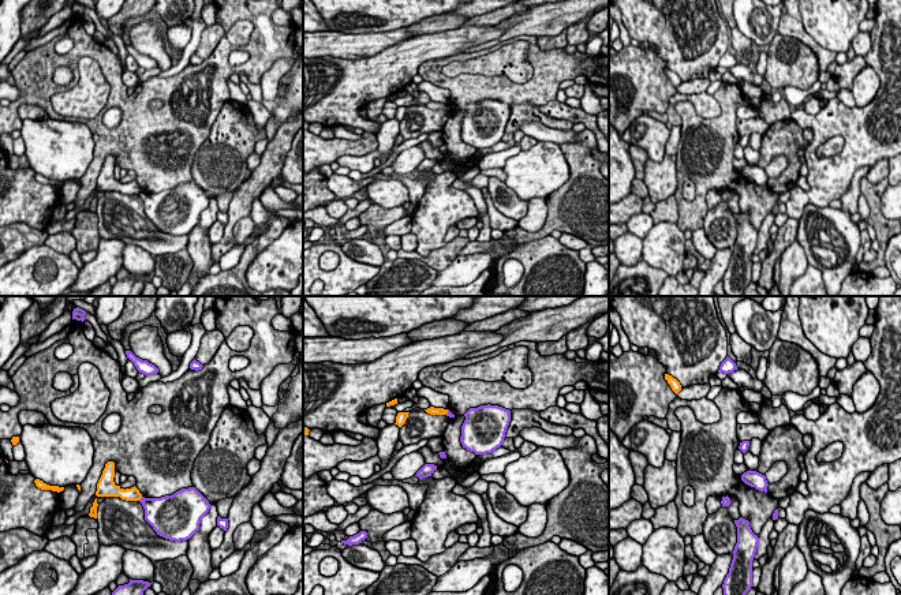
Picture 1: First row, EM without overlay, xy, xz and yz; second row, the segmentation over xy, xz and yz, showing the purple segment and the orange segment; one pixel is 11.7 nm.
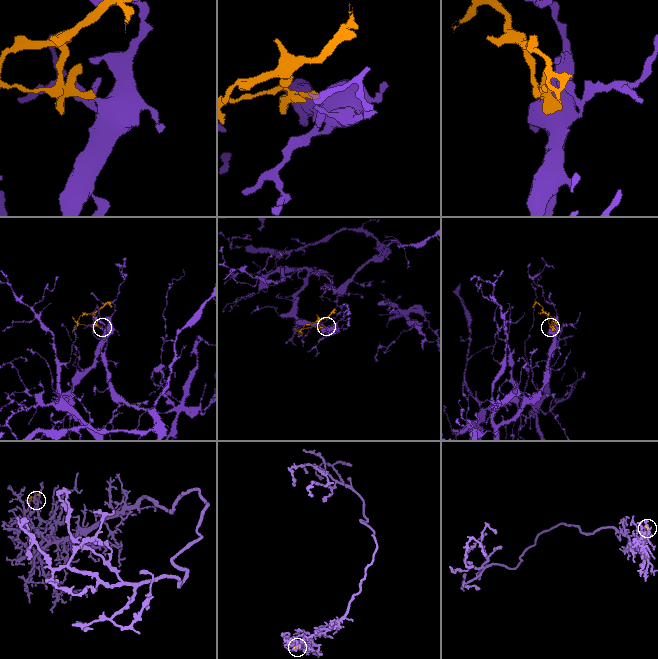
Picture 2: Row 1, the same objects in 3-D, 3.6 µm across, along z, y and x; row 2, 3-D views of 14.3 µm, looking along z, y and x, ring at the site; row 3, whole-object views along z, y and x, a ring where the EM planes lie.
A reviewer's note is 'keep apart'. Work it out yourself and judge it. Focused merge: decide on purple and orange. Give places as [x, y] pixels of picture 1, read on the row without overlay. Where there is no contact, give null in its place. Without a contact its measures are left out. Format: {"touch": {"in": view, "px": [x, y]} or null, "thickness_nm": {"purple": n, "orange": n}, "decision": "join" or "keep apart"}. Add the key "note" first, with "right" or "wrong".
{"note": "right", "touch": {"in": "xy", "px": [141, 193]}, "thickness_nm": {"purple": 320, "orange": 160}, "decision": "keep apart"}

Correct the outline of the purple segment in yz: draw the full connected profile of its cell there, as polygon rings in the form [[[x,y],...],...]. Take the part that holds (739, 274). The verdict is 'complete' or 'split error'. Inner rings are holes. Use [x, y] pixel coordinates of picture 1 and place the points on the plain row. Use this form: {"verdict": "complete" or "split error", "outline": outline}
{"verdict": "complete", "outline": [[[740,212],[734,214],[737,221],[737,237],[734,240],[733,254],[722,282],[726,296],[743,296],[745,288],[752,281],[752,255],[759,237],[749,221],[749,216]]]}

